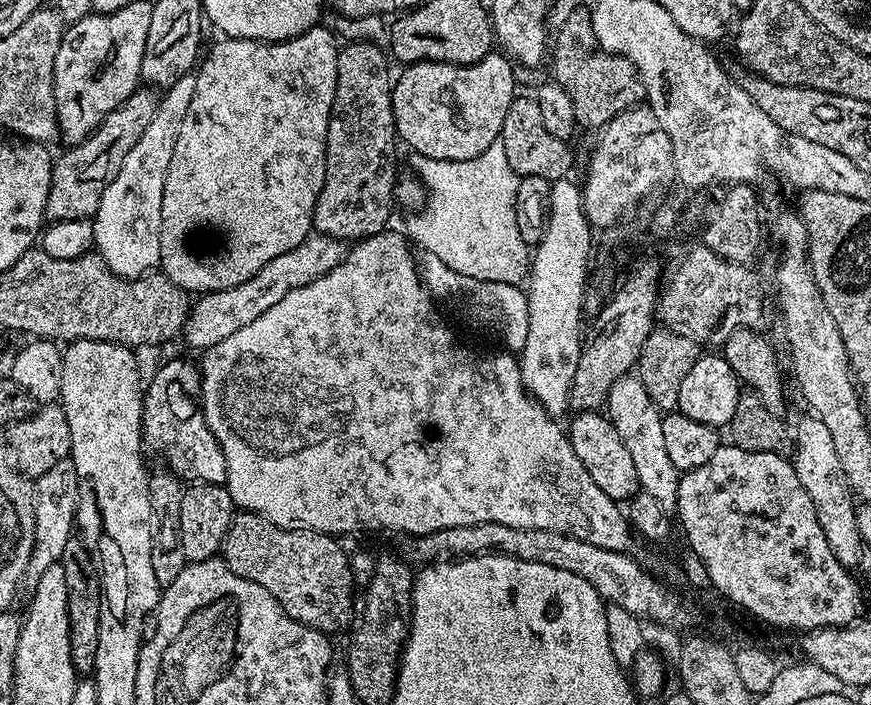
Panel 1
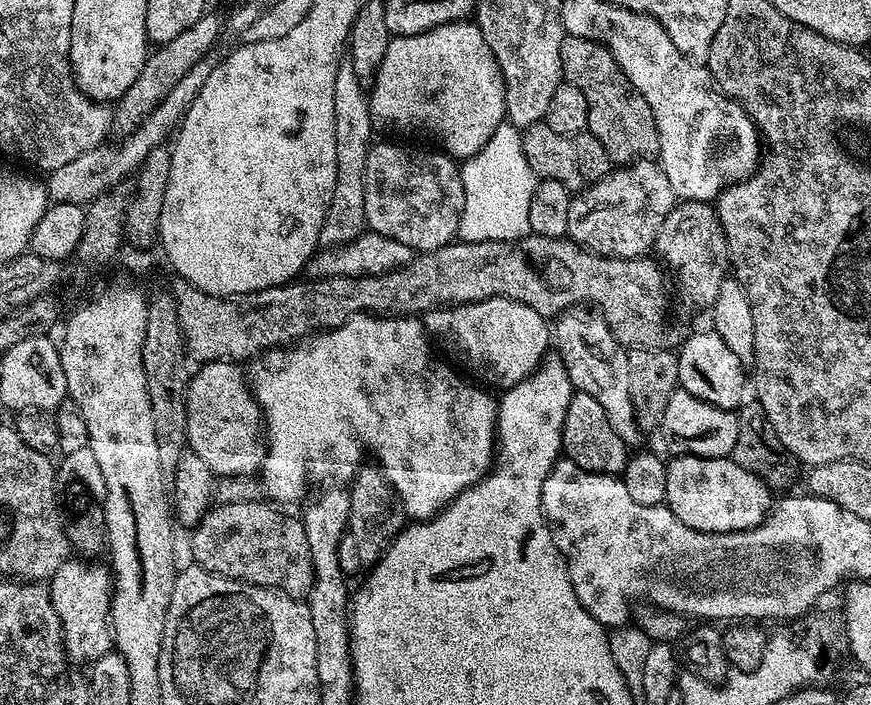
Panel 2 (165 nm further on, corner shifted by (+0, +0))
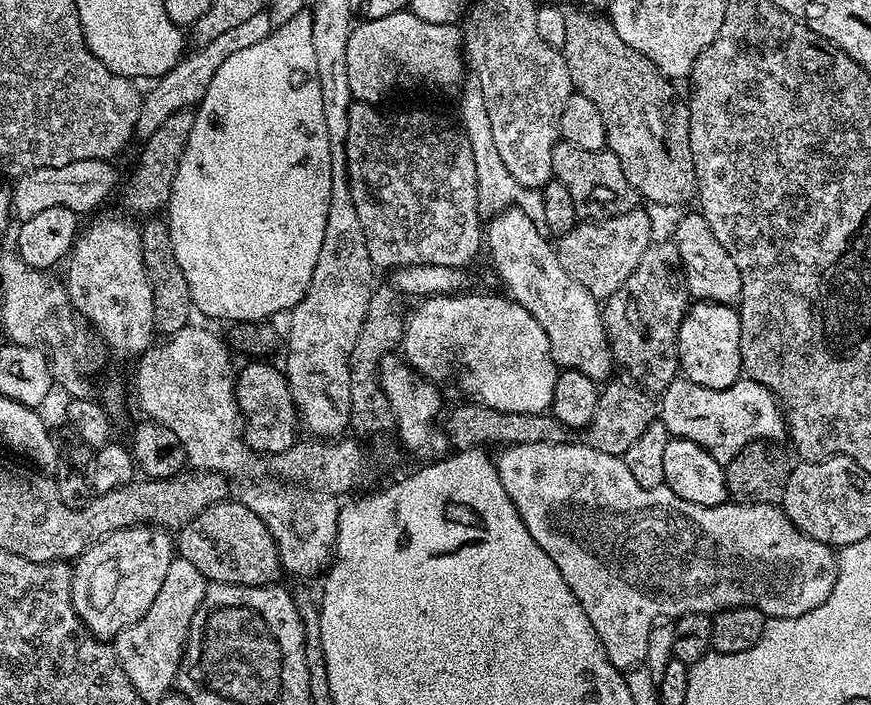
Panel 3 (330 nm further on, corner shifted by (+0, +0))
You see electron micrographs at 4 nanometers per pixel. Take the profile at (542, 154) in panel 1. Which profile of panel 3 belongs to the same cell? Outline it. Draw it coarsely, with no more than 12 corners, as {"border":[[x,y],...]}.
{"border":[[561,140],[552,174],[581,221],[638,206],[638,194],[607,150]]}

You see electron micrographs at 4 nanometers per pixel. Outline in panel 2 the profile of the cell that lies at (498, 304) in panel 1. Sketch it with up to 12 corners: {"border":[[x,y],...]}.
{"border":[[501,296],[422,323],[473,381],[499,390],[550,352],[549,321]]}

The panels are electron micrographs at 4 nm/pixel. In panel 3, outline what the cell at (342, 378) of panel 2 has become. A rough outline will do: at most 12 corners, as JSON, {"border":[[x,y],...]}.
{"border":[[396,354],[380,378],[399,443],[443,457],[441,389]]}

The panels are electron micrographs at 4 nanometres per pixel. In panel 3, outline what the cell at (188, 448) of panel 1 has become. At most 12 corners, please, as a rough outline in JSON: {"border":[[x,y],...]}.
{"border":[[248,364],[236,377],[244,440],[290,450],[298,413],[283,371]]}

